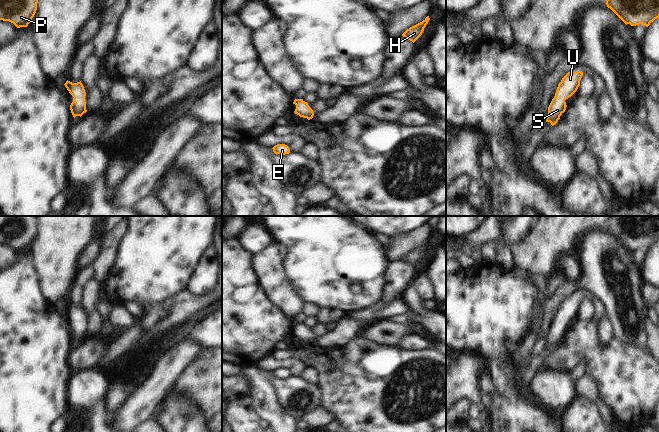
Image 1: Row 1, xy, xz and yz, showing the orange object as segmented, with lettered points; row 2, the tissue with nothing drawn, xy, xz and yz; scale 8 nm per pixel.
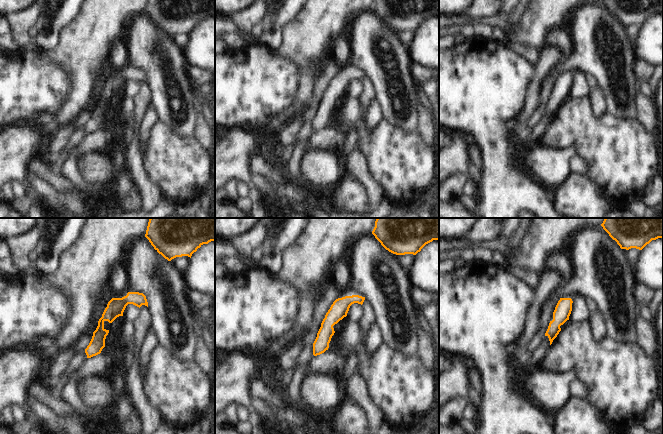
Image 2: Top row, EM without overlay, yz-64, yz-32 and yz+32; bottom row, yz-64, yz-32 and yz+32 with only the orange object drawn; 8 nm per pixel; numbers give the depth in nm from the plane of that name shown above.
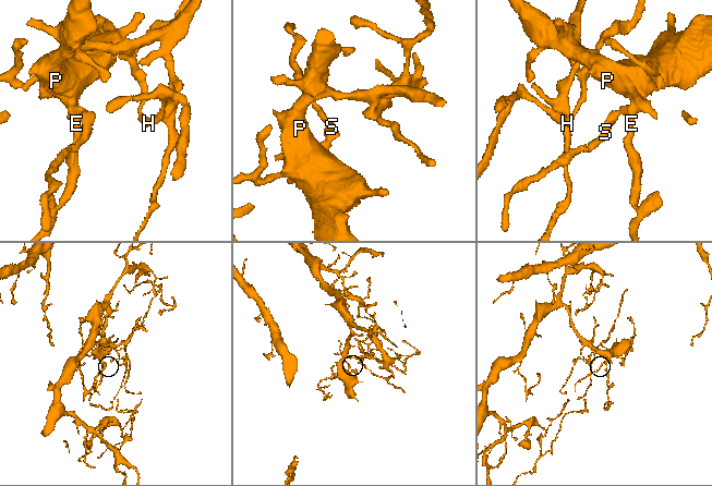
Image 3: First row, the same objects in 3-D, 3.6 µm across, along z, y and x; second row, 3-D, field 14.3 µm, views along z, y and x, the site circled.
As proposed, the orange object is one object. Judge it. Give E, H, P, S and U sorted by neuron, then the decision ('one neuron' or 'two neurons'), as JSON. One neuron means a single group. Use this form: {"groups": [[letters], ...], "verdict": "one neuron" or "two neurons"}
{"groups": [["E", "H", "P", "S", "U"]], "verdict": "one neuron"}

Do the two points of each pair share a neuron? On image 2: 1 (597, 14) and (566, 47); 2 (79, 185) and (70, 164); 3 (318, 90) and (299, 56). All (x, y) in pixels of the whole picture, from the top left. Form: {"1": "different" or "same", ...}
{"1": "different", "2": "same", "3": "different"}

